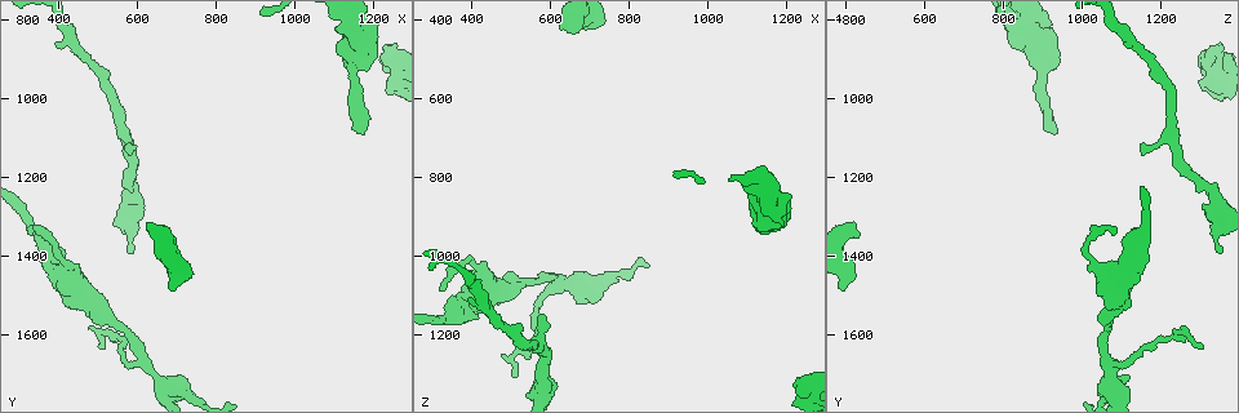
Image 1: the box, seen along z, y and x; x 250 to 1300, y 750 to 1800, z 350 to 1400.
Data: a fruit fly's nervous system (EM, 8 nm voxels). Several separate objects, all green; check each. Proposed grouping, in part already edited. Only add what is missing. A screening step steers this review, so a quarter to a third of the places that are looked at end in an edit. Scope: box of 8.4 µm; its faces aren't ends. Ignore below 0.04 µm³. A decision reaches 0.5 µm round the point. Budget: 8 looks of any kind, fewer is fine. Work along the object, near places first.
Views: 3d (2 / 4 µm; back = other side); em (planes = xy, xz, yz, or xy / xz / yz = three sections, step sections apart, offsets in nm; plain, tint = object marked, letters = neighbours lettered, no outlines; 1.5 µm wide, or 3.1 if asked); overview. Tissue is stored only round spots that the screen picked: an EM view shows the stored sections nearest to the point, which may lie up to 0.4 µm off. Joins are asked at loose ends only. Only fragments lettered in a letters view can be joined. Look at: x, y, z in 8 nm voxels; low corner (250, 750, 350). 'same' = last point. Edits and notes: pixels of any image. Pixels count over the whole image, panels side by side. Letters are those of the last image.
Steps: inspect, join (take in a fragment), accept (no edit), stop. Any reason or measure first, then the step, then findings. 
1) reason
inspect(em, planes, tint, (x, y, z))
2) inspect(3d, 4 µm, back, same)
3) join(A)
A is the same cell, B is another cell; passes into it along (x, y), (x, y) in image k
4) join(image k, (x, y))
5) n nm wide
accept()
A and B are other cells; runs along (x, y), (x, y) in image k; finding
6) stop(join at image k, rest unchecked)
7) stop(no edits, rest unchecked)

branch stops here
inspect(3d, 4 µm, (1160, 1085, 945))

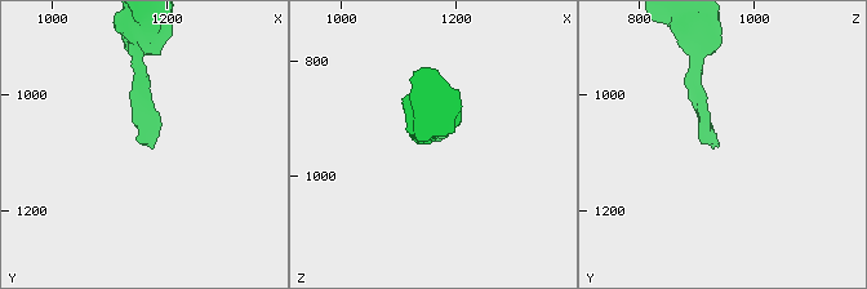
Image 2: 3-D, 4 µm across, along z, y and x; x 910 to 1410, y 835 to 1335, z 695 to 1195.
inspect(em, xy, step 4, letters, (1170, 1080, 940))

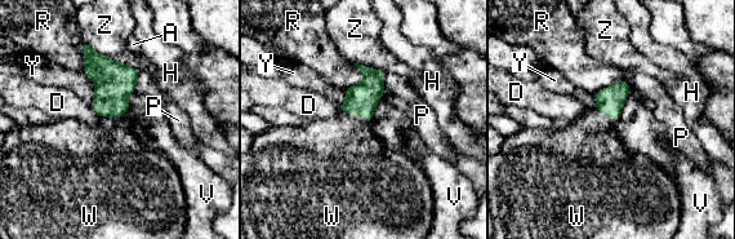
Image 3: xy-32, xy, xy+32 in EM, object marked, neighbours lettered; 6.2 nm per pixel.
Z touches over 400 nm
join(W)
W is the same cell, A, D, H, P, R, V, Y and Z are other cells; the cell continues

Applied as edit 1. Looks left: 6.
thin end
inspect(em, planes, plain, (505, 1635, 1305))

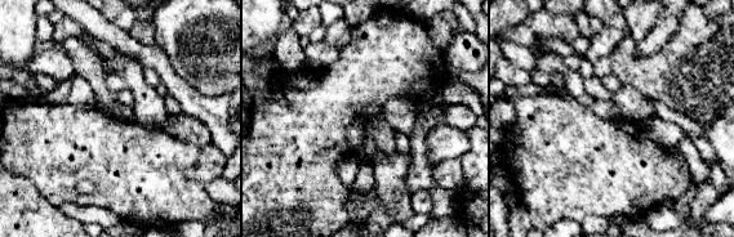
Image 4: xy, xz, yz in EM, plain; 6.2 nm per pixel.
see the neighbours
inspect(em, planes, letters, same)

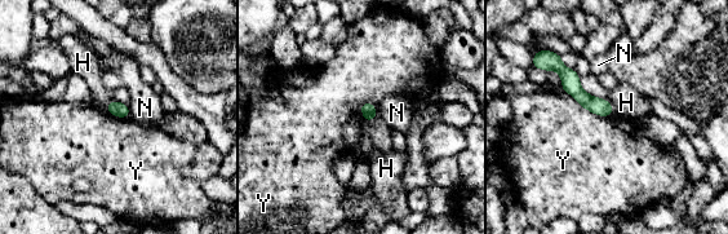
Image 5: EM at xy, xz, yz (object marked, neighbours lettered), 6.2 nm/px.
accept()
H, N and Y are other cells; runs along (550, 66), (608, 110) in image 5; none of them fits

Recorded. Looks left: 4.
stop(join at image 3, rest unchecked)

